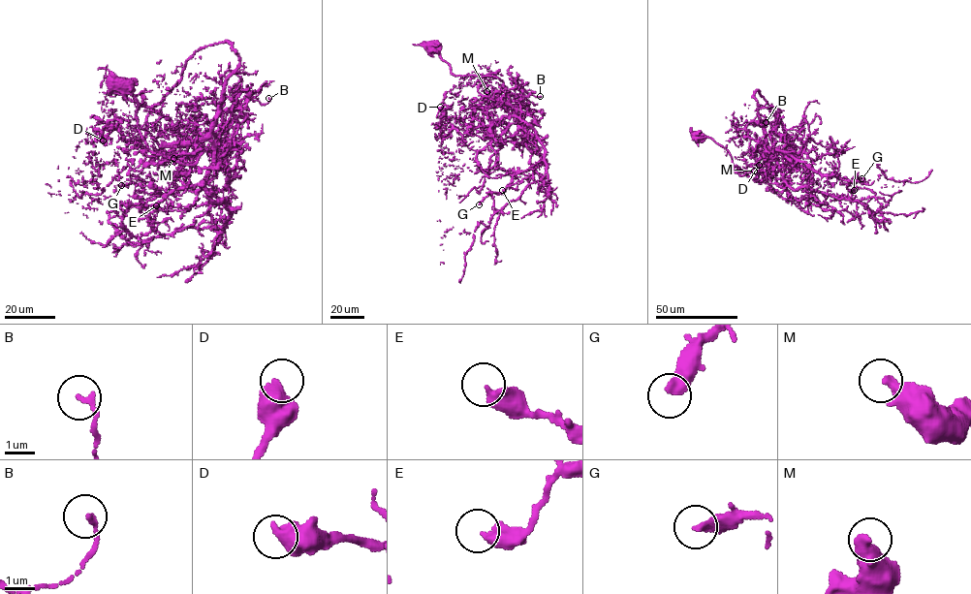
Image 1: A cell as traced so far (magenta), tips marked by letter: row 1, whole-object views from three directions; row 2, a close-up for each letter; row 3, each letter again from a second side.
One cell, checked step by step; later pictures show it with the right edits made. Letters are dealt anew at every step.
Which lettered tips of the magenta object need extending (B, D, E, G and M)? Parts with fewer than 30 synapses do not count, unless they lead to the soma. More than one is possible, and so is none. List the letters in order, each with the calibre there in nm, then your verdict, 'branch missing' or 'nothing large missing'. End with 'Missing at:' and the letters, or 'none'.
B: 180 nm thick; nothing large missing
D: 650 nm thick; nothing large missing
E: 440 nm thick; nothing large missing
G: 380 nm thick; branch missing
M: 440 nm thick; nothing large missing
Missing at: G

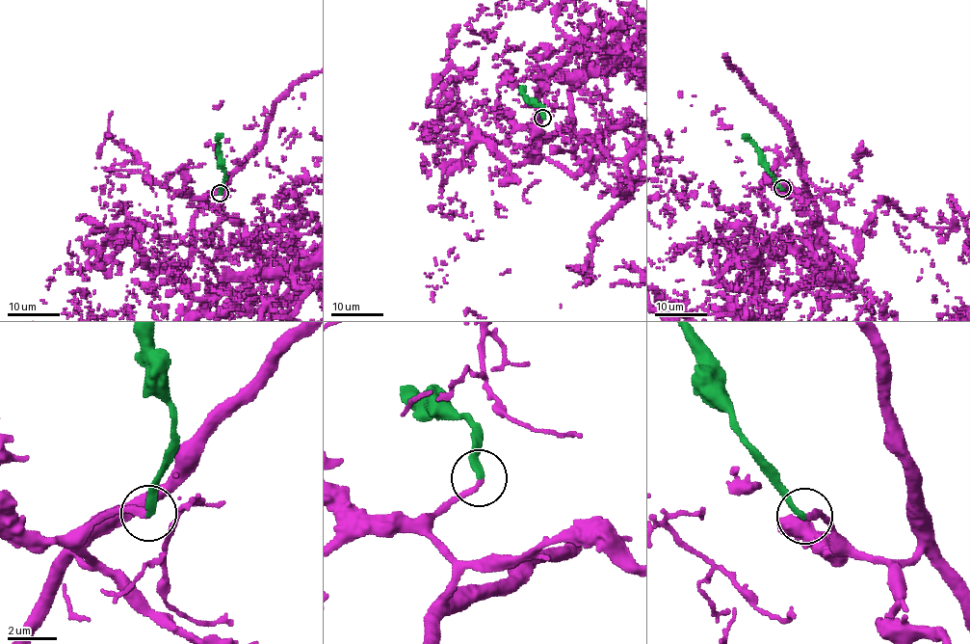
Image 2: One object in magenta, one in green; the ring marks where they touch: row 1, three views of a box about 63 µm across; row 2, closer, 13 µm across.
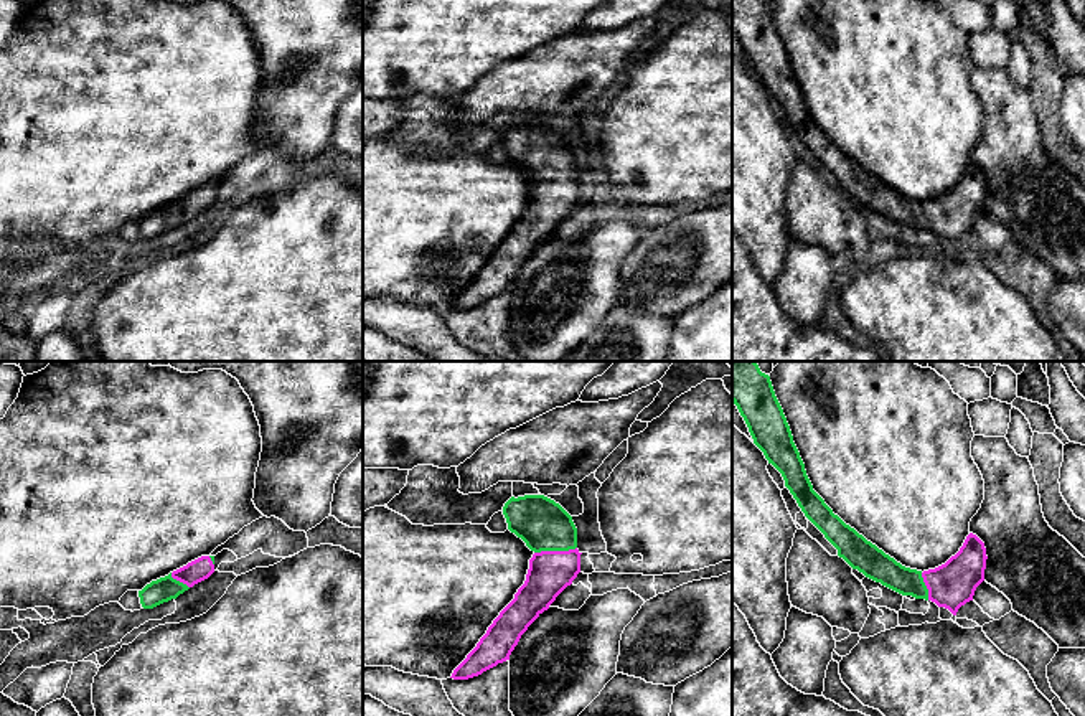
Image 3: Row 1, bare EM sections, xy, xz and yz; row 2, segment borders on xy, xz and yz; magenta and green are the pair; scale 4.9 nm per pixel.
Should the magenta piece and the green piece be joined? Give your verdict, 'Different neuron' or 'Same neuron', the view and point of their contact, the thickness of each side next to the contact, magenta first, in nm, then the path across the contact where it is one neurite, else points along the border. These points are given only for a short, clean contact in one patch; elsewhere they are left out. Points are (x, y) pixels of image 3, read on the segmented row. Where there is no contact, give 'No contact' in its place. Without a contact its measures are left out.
Same neuron. Touches magenta at xz (554, 551). Thickness 220 nm (magenta) against 240 nm. Path across: xz (549, 573), (554, 565), (554, 551), (553, 535), (540, 522)

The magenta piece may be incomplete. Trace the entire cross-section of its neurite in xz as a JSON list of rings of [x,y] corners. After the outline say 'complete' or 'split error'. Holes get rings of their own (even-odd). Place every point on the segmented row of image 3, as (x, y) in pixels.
[[[544,495],[511,497],[503,515],[508,530],[534,553],[524,584],[500,612],[477,647],[453,670],[453,680],[468,680],[510,660],[528,627],[572,584],[580,572],[577,528],[572,516]]] | split error

